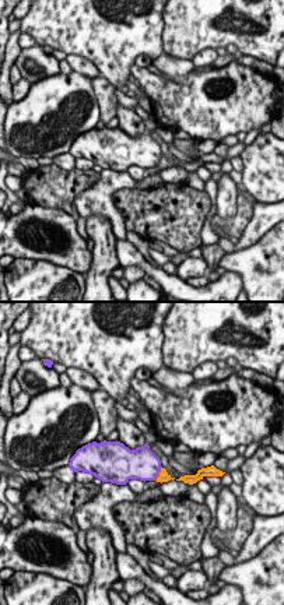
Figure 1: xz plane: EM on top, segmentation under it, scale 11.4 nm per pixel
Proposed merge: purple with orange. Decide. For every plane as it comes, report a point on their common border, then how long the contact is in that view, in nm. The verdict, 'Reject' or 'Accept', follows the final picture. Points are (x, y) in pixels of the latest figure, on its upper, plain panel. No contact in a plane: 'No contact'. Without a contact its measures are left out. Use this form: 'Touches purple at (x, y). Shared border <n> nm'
Touches purple at (158, 161). Shared border 170 nm.

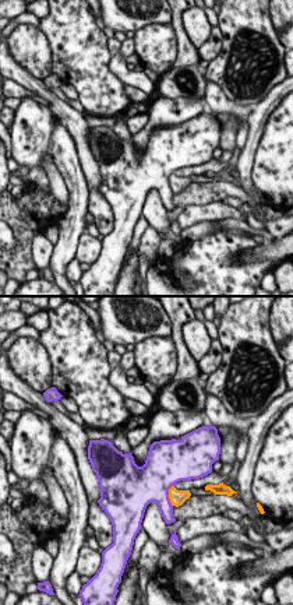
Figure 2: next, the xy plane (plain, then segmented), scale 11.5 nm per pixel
Touches purple at (168, 183). Shared border 260 nm.

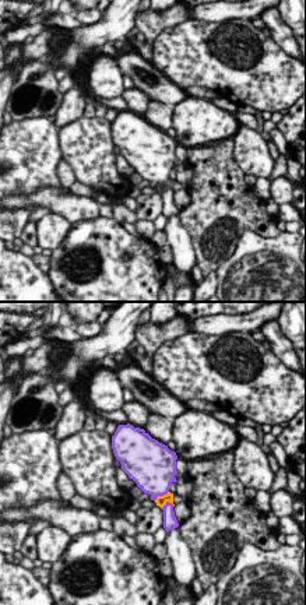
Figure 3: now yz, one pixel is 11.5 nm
Touches purple at (161, 182). Shared border 220 nm.

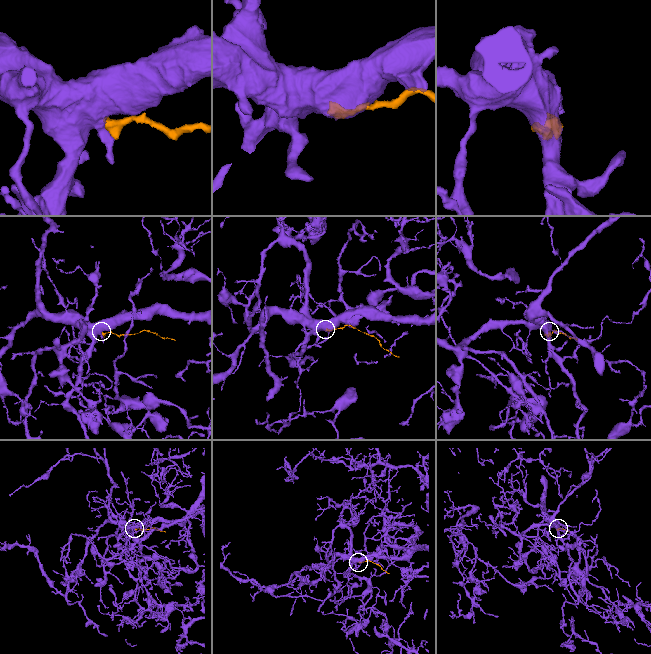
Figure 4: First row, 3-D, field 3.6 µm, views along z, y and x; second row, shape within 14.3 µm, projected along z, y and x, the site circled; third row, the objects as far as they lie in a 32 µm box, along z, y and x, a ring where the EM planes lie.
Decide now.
Reject.

